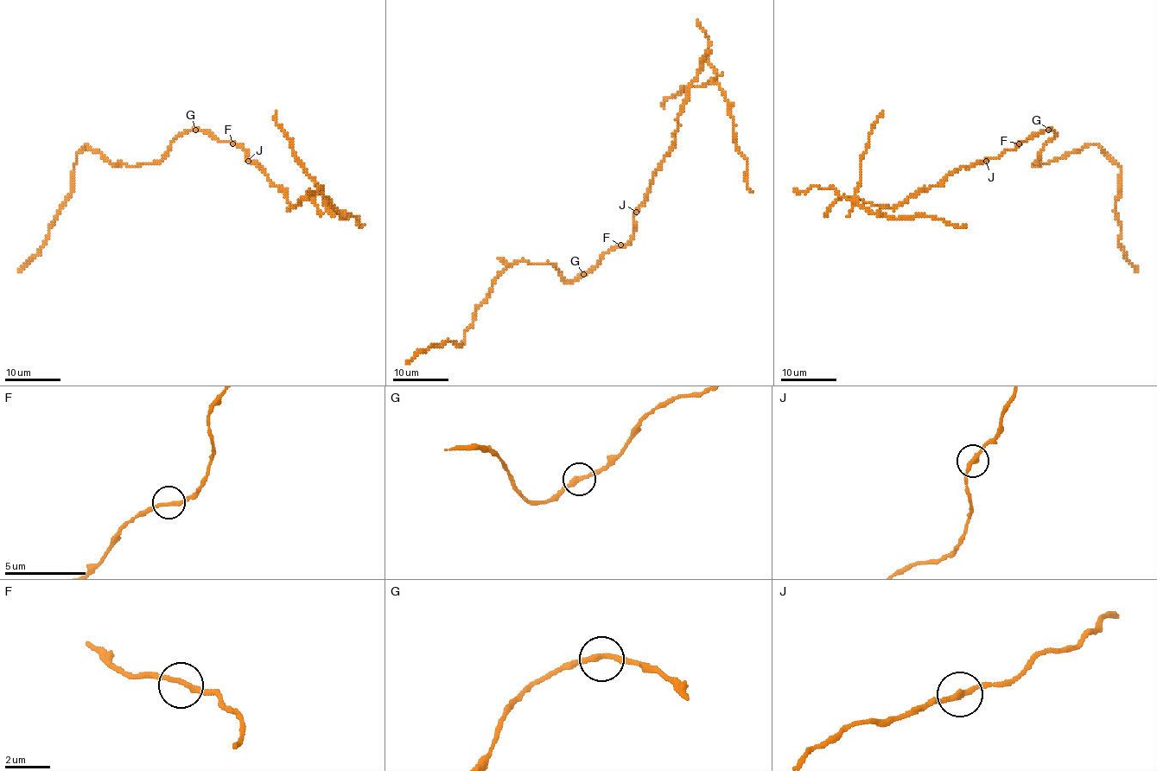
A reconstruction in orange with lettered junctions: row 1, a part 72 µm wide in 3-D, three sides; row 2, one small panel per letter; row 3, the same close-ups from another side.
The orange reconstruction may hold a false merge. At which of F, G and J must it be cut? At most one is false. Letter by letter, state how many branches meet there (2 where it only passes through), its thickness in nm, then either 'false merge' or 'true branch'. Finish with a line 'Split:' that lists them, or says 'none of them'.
F: 2 branches meet; 220 nm thick; true branch
G: 2 branches meet; 240 nm thick; true branch
J: 2 branches meet; 240 nm thick; false merge
Split: J

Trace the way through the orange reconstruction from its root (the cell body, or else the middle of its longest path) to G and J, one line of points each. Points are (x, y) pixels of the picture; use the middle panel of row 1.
G: (620, 246), (611, 248), (591, 270), (583, 274)
J: (620, 246), (632, 239), (636, 228), (636, 212)

